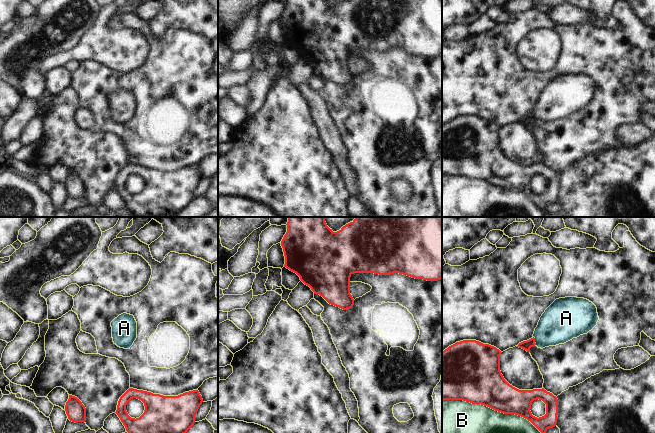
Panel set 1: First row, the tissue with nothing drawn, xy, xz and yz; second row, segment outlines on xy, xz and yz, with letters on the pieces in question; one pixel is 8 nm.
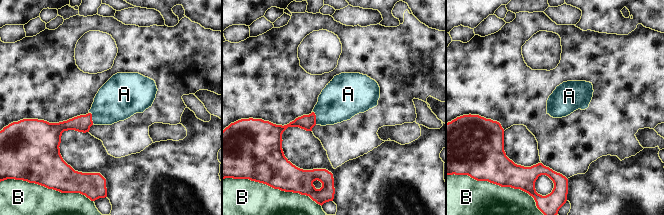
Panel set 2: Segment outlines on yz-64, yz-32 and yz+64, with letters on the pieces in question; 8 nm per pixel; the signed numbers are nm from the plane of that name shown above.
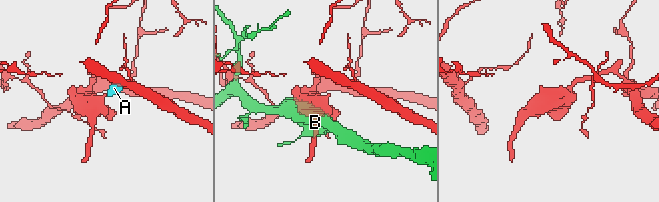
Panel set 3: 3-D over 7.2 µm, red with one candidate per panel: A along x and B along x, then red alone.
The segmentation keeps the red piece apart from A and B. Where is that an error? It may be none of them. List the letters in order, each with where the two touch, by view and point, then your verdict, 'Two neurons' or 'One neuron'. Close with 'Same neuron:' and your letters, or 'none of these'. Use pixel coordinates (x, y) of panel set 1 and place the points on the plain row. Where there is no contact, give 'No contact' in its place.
A: Touches red at yz (534, 116). One neuron
B: Touches red at yz (494, 185). Two neurons
Same neuron: A

